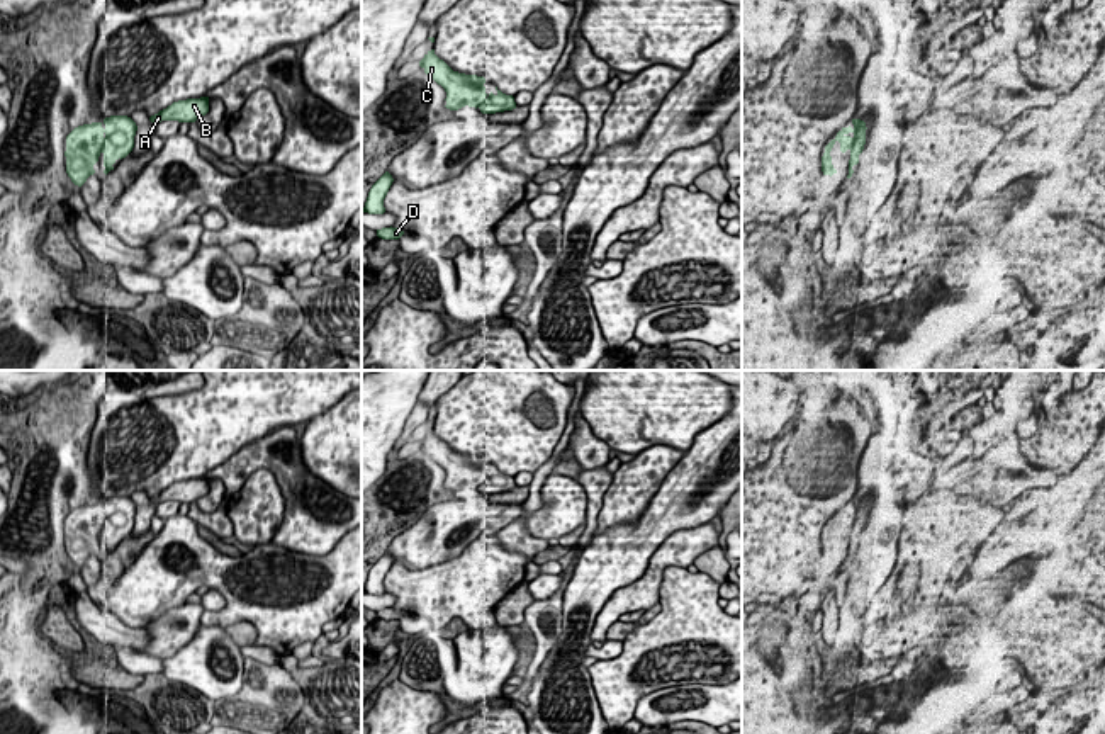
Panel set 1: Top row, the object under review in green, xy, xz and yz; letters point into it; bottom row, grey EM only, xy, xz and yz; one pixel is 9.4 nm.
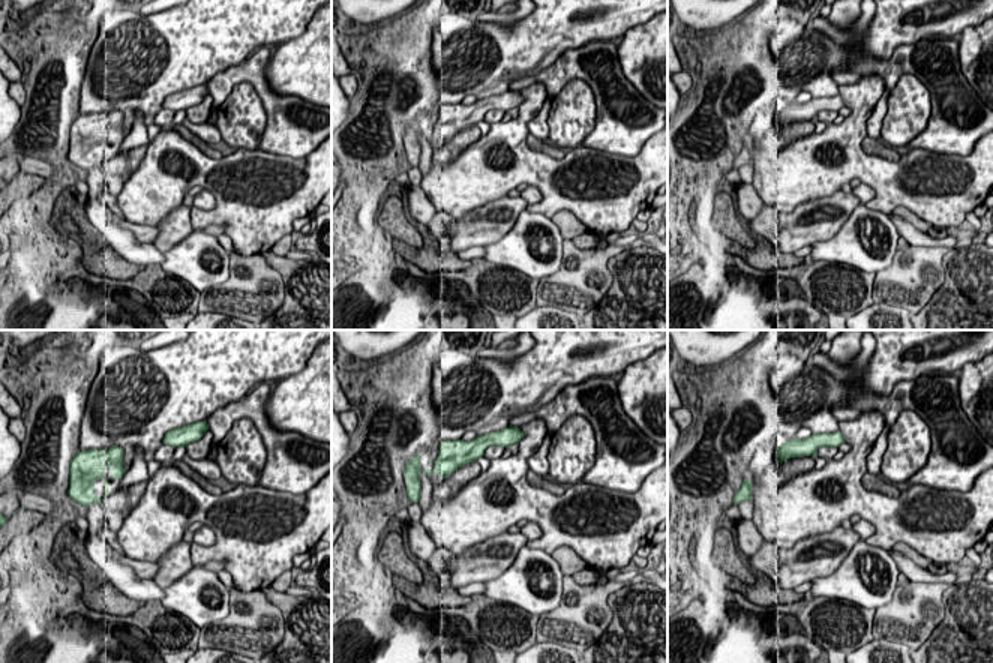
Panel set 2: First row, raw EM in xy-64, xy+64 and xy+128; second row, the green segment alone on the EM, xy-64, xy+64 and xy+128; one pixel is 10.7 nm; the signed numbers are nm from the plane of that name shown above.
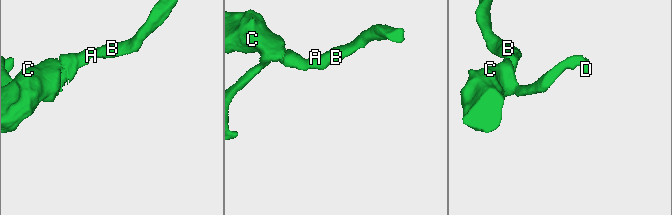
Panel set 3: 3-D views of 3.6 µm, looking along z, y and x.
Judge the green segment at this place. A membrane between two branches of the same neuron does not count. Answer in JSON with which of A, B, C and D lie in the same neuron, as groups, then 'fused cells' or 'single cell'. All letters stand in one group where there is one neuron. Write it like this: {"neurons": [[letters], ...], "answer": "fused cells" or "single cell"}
{"neurons": [["A", "B", "C", "D"]], "answer": "single cell"}

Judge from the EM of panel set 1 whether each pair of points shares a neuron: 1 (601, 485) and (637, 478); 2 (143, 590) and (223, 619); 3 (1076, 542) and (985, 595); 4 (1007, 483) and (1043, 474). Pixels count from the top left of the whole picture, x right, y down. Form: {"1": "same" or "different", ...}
{"1": "different", "2": "same", "3": "different", "4": "same"}

